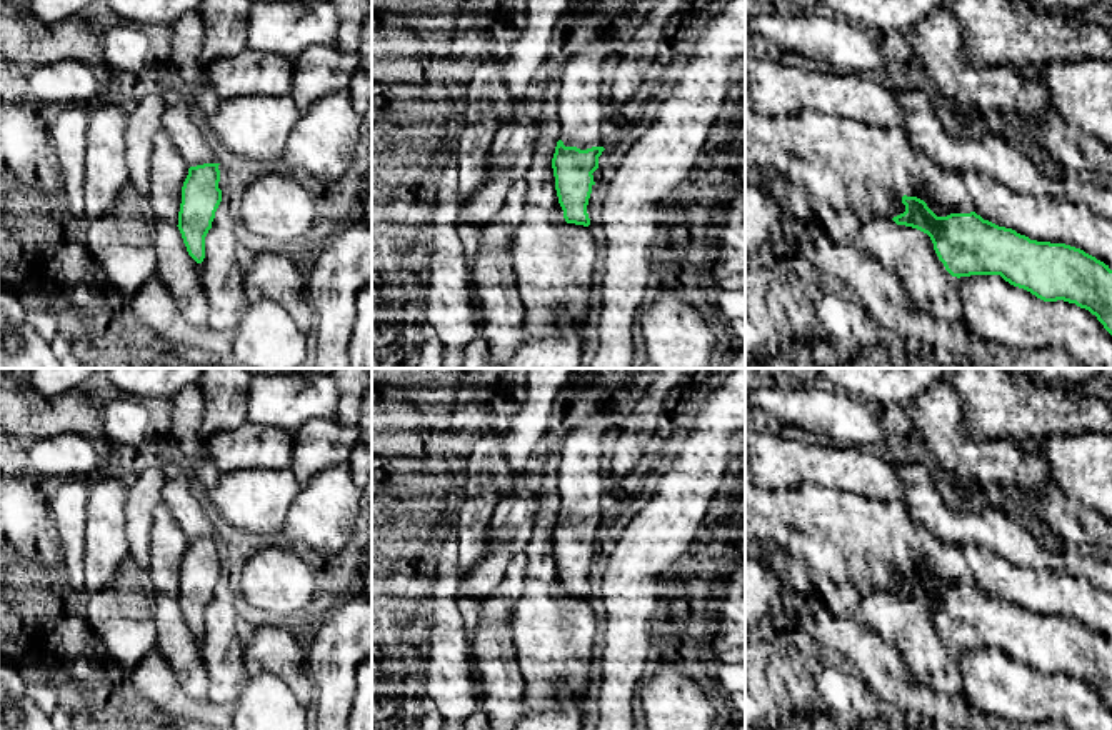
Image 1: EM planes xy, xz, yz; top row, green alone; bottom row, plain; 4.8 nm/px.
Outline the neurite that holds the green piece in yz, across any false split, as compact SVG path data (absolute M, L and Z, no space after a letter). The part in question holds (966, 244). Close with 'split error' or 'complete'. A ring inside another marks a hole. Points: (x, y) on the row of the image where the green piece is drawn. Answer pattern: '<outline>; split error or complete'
M904 195L902 203L905 212L892 220L927 233L939 260L952 277L1000 275L1010 285L1044 302L1064 300L1089 310L1112 335L1112 270L1104 262L1065 243L1030 240L1012 228L984 220L975 212L937 217L917 197Z; complete

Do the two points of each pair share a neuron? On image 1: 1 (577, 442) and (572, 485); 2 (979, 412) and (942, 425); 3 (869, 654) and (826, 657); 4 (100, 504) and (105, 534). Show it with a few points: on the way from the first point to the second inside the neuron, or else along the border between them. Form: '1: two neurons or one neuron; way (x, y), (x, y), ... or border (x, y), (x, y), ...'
1: one neuron; way (577, 452), (577, 475)
2: two neurons; border (951, 385), (962, 399), (966, 430), (1001, 439)
3: two neurons; border (842, 655), (847, 660)
4: one neuron; way (105, 510), (105, 527)

